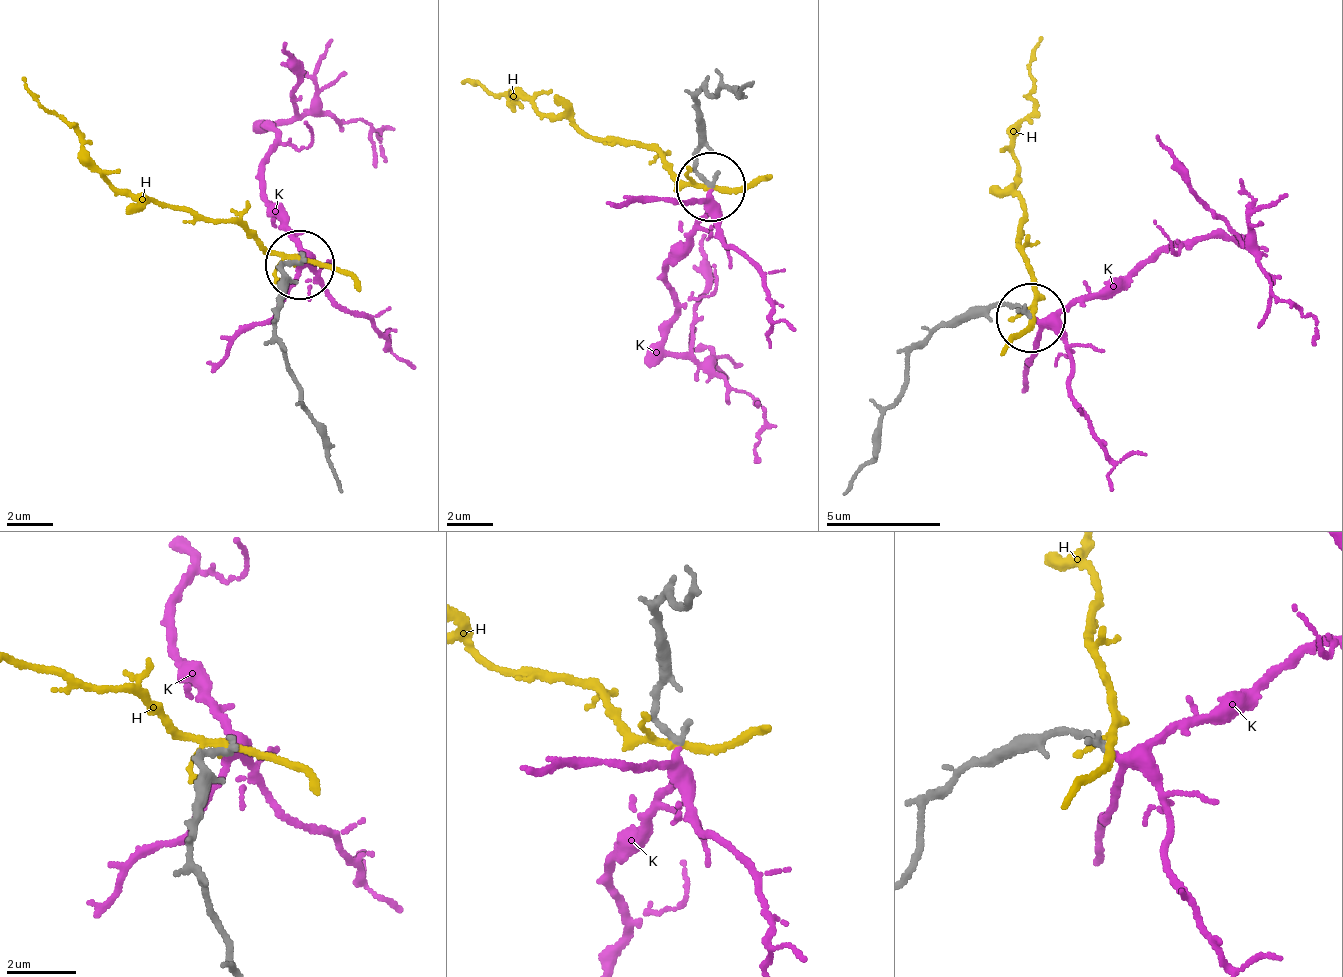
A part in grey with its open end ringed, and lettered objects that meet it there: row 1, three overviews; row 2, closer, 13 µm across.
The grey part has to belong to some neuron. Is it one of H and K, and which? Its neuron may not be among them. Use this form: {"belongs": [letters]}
{"belongs": ["K"]}

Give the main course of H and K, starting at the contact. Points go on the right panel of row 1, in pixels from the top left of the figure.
H: (1032, 316), (1037, 280), (1018, 250), (1027, 209), (1012, 184), (1013, 131), (1032, 109), (1039, 35)
K: (1032, 316), (1109, 300), (1153, 260), (1198, 237), (1233, 237), (1282, 303), (1317, 318), (1310, 347)

